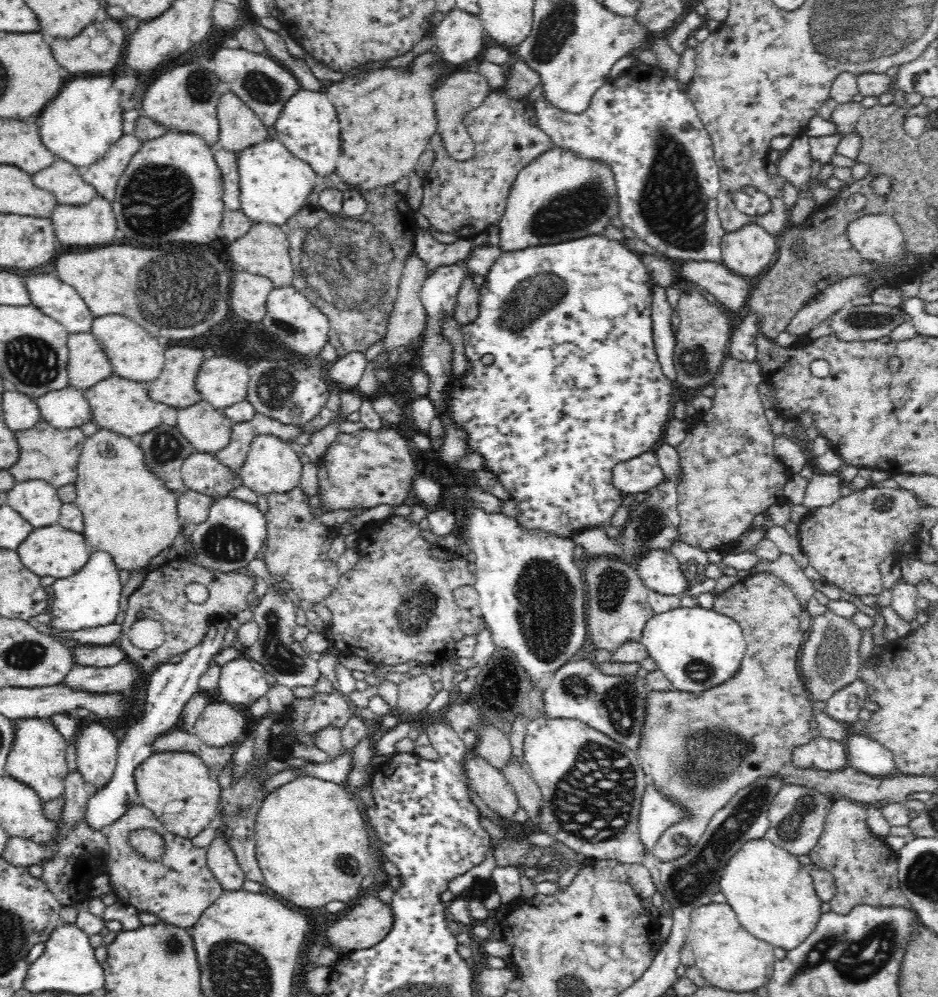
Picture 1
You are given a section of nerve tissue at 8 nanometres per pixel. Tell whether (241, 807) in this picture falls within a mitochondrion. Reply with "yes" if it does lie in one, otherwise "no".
yes

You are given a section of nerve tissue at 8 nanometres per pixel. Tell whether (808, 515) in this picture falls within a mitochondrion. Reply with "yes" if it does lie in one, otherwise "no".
no

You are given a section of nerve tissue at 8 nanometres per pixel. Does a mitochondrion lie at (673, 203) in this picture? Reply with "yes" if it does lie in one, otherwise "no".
yes

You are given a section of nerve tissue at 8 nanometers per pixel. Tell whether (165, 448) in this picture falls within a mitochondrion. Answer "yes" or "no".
yes

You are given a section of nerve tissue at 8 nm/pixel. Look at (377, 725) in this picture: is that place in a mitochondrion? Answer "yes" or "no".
no

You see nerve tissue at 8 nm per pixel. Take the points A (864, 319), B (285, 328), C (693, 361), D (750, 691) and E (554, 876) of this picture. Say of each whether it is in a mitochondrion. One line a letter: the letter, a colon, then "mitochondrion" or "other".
A: mitochondrion
B: mitochondrion
C: mitochondrion
D: other
E: other

